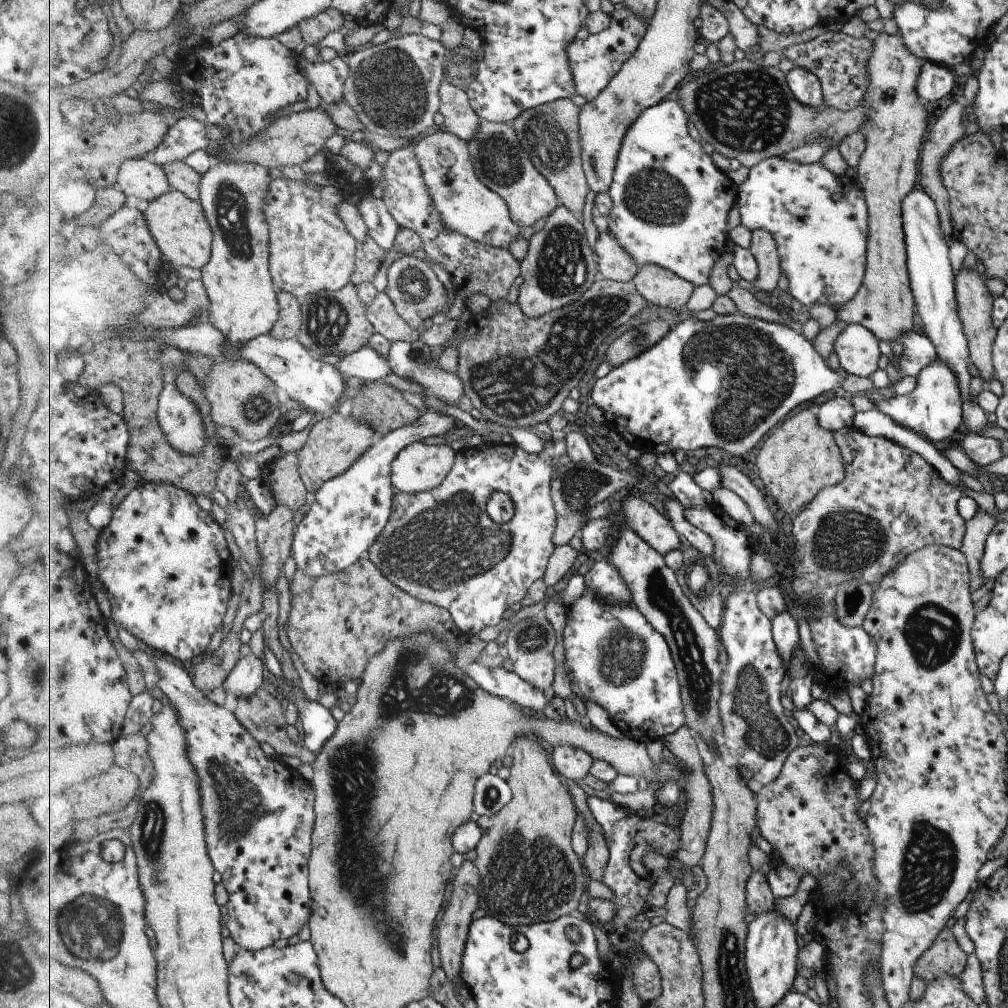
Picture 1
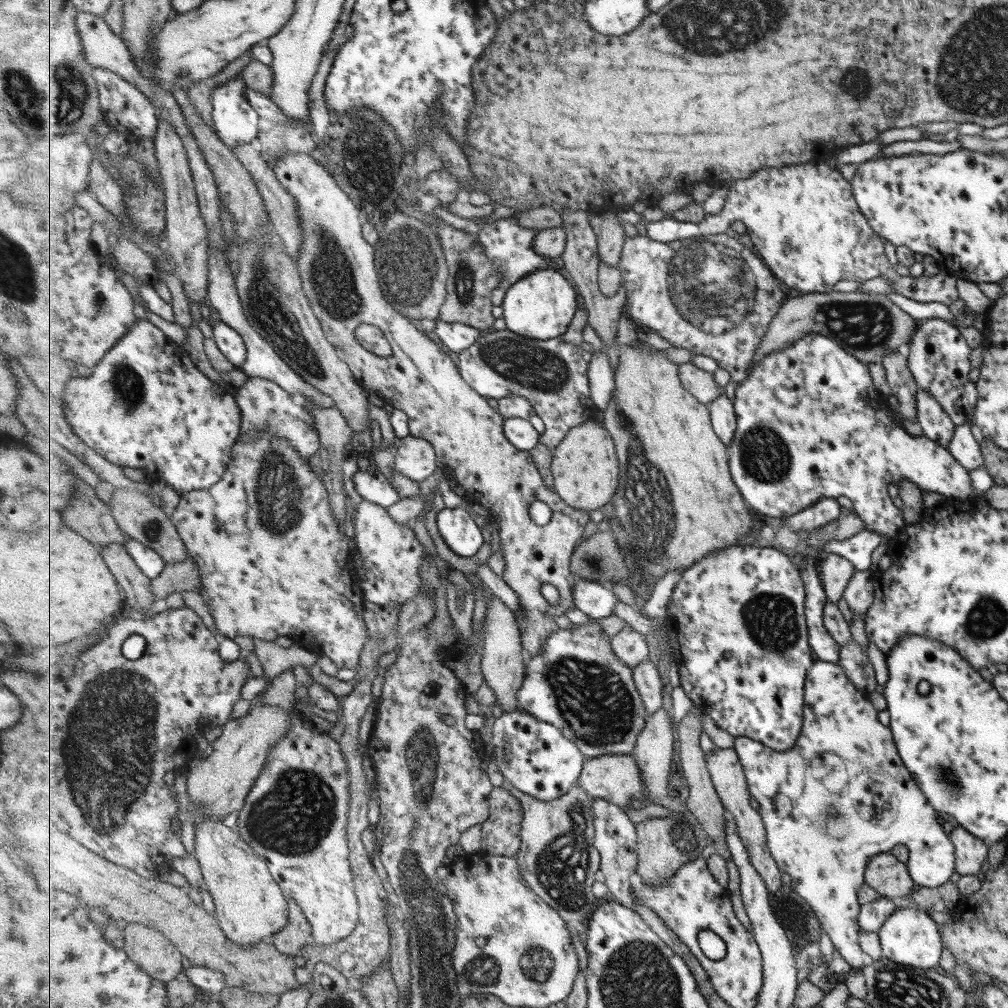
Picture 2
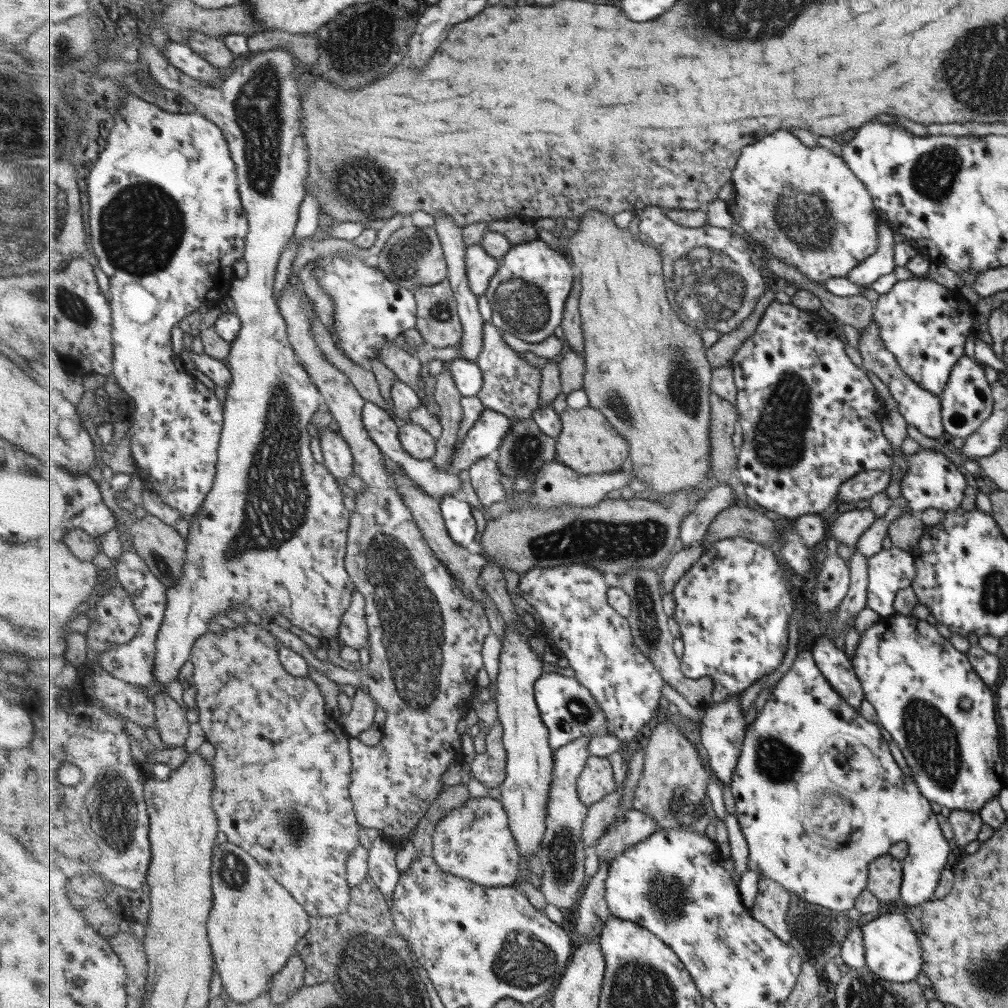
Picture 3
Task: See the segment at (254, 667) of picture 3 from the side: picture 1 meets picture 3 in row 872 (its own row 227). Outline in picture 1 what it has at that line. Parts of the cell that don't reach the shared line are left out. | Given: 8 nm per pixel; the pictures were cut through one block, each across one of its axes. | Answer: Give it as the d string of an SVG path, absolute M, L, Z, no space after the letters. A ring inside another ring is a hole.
M275 179L265 206L266 215L270 222L270 251L272 252L272 256L270 258L270 271L273 276L275 286L279 291L287 291L288 293L295 295L300 301L304 300L307 296L321 293L322 291L337 292L338 290L345 288L345 286L351 282L354 272L356 271L359 246L358 240L349 232L347 225L343 222L343 220L341 220L339 213L336 211L338 204L344 200L339 188L334 187L333 185L327 185L326 187L322 187L321 190L317 190L316 185L312 185L315 188L311 188L312 186L307 186L307 184L303 184L301 181L294 181L293 179Z

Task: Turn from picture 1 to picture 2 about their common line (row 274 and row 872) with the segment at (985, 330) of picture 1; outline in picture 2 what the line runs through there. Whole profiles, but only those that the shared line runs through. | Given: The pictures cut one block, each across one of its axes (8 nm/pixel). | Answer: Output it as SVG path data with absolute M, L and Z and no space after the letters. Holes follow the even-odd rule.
M960 826L953 827L948 837L954 849L954 871L960 876L980 876L984 870L988 846Z

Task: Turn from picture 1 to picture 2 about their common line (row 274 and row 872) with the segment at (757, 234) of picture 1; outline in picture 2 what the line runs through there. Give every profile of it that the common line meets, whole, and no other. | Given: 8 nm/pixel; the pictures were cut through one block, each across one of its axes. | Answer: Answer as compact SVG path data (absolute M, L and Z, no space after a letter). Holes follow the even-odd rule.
M717 748L713 750L711 756L706 756L708 768L715 784L715 789L719 793L722 803L726 810L732 814L733 821L737 826L737 834L741 837L743 844L747 847L747 853L751 858L751 865L759 871L759 874L764 878L766 885L771 893L777 892L781 888L781 872L778 862L772 856L770 845L768 844L768 832L764 823L762 814L759 809L751 806L753 798L749 784L747 784L746 770L741 764L738 753L734 748Z

